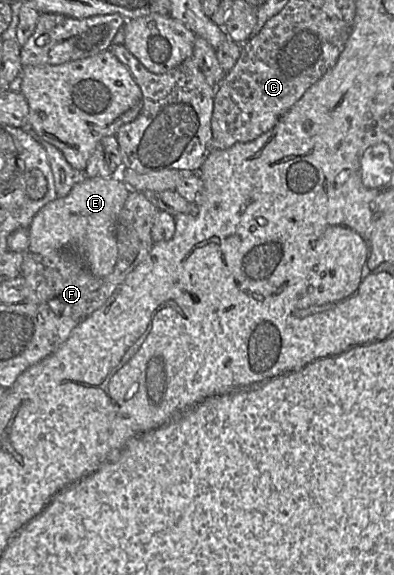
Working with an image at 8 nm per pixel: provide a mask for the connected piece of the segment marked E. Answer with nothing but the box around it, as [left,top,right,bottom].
[29,177,130,276]

